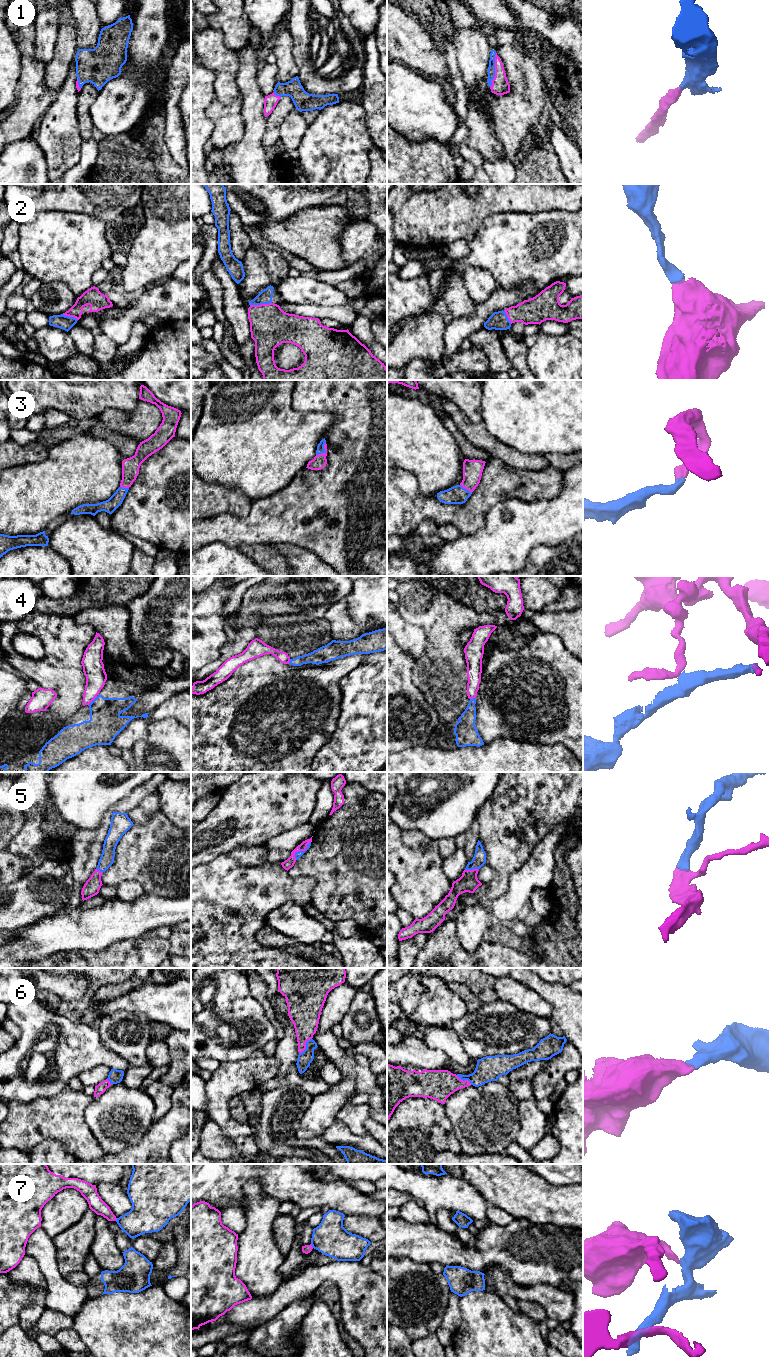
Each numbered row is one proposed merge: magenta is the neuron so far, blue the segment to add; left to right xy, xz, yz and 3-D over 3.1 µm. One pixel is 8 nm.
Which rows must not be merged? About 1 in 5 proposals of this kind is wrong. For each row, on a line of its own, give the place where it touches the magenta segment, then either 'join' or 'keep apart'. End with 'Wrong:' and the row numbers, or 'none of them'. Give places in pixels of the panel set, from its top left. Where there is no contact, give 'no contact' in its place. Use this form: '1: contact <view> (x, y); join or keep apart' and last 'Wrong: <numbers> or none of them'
1: contact yz (495, 70); join
2: contact xz (261, 304); join
3: contact xz (325, 450); join
4: contact xy (92, 700); keep apart
5: contact xz (301, 850); join
6: contact xz (305, 1046); join
7: contact xz (311, 1246); keep apart
Wrong: 4, 7

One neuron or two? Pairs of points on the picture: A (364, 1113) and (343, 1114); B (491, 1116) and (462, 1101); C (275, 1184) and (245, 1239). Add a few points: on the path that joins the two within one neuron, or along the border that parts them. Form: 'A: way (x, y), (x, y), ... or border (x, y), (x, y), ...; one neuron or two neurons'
A: way (359, 1114), (348, 1114); one neuron
B: way (484, 1116), (478, 1115), (469, 1108); one neuron
C: border (251, 1180), (256, 1179), (267, 1195), (281, 1202); two neurons

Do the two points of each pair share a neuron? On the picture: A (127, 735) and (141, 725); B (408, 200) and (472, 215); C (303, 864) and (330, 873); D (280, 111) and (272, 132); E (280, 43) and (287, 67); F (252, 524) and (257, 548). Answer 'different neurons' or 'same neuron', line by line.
A: same neuron
B: same neuron
C: same neuron
D: same neuron
E: same neuron
F: different neurons

